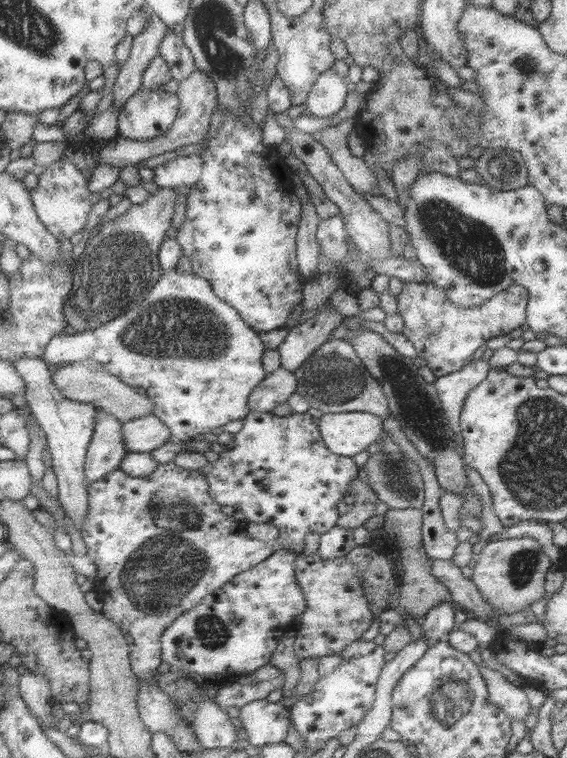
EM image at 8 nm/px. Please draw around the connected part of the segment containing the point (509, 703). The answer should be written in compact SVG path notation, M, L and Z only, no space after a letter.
M481 660L478 667L487 681L492 703L504 708L511 718L525 720L532 707L523 686L515 686L501 672L493 670L487 662Z

